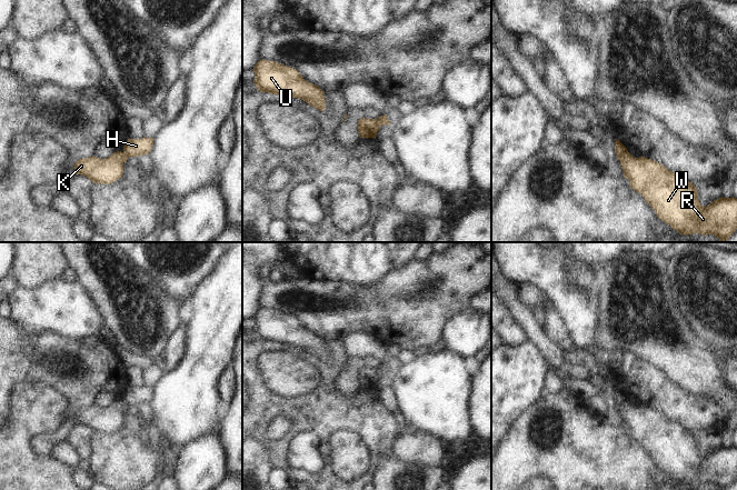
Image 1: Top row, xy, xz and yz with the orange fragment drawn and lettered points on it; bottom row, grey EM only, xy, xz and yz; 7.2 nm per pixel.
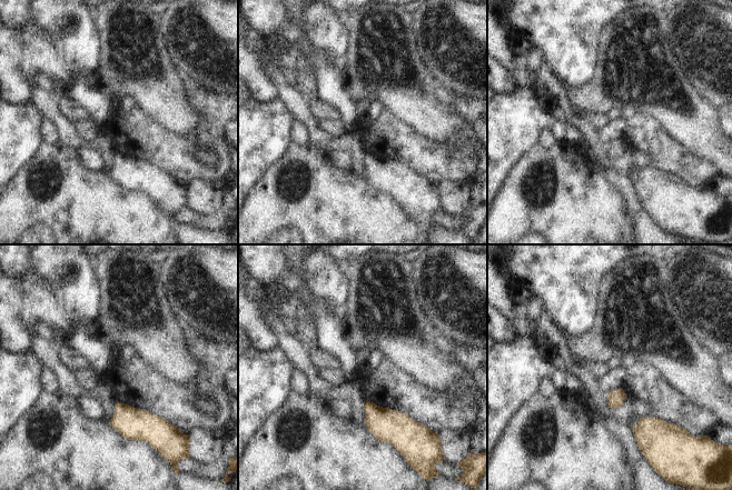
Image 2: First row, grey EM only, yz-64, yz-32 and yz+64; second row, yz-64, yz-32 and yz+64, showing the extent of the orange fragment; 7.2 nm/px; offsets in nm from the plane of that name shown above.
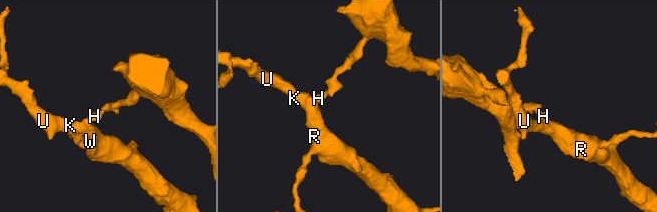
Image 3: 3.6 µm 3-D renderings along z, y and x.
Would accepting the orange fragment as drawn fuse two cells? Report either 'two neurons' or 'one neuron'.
two neurons

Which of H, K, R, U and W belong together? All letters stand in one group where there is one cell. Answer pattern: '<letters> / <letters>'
H / K R U W

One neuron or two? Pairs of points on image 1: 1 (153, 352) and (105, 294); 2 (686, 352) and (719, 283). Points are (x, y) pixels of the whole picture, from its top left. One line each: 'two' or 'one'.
1: one
2: two

